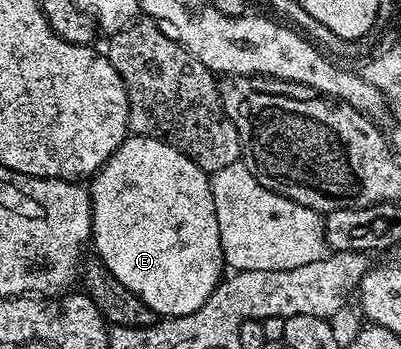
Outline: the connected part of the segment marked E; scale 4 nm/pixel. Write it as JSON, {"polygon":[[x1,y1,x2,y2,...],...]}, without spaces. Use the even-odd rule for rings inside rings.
{"polygon":[[129,136,126,137,124,144,101,165,100,170,92,175,92,182,93,186,88,187,89,198,93,202,91,246,97,249,94,250,96,257,100,258,101,263,112,272,115,280,119,280,119,284,123,284,123,288,131,288,131,292,135,292,135,296,139,296,139,300,143,300,143,304,147,304,147,308,154,310,158,316,178,318,203,308,203,304,213,295,217,285,223,281,221,270,226,269,221,237,219,236,219,220,215,216,215,200,211,192,210,175,206,171,199,169,190,158,183,156,183,152,179,152,171,144,167,144,165,140]]}

